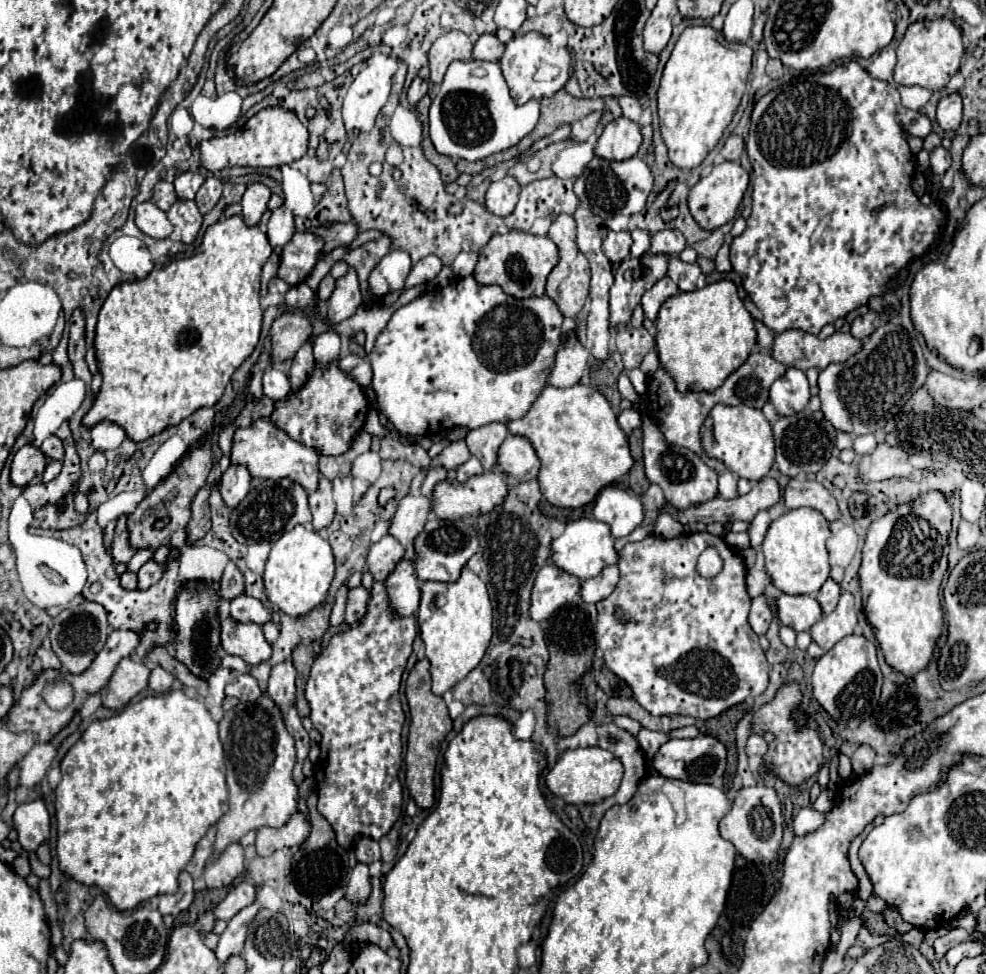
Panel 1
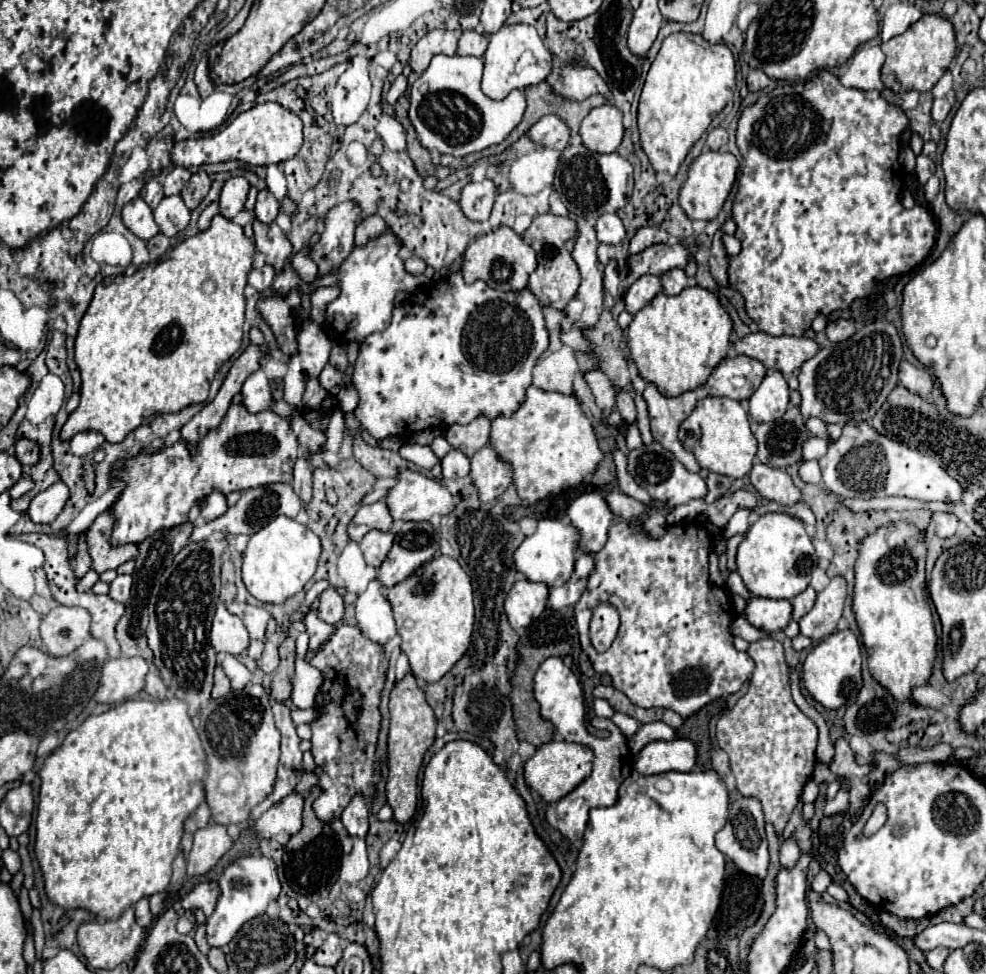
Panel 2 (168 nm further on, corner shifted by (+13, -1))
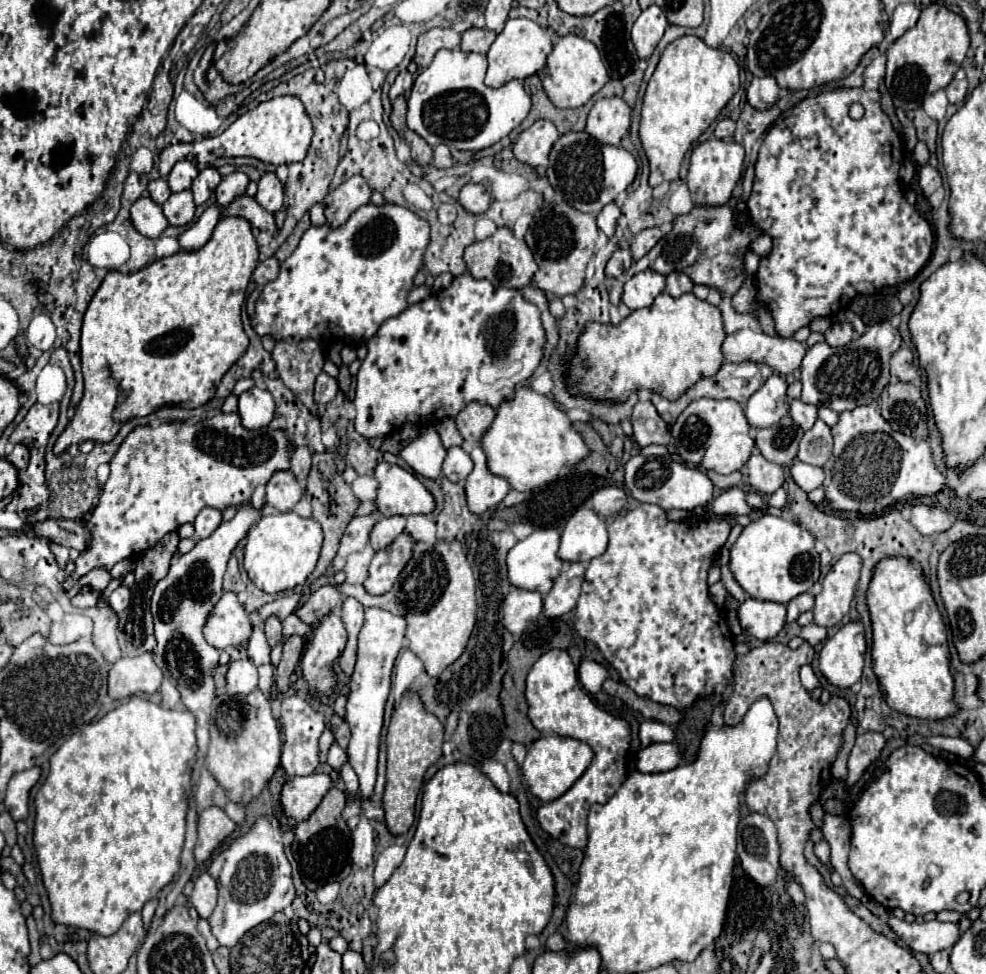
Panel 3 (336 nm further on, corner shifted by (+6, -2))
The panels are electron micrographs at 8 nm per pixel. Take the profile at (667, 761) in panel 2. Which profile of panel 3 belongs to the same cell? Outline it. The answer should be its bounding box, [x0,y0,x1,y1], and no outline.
[637,744,679,772]

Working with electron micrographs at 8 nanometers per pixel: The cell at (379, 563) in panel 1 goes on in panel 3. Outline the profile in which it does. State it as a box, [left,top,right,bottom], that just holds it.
[371,516,405,550]

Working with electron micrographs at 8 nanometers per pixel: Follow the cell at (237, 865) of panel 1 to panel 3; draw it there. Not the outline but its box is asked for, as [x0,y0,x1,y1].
[195,806,235,862]

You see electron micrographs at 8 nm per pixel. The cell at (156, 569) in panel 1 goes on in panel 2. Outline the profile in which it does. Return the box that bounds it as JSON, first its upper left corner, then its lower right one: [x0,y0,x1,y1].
[108,575,132,603]

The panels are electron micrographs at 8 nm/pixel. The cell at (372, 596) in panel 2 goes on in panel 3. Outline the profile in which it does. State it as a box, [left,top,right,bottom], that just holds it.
[347,608,405,798]

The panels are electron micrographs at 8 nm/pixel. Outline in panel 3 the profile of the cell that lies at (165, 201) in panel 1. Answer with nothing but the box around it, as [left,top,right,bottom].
[147,178,171,204]

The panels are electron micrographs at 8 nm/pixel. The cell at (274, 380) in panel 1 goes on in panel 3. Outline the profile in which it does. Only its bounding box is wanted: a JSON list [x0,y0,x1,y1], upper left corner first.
[237,388,275,430]

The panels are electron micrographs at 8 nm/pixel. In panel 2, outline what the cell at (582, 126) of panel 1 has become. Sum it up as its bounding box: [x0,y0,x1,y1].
[528,115,570,151]

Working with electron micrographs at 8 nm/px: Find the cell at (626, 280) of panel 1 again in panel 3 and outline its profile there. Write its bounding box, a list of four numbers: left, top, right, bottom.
[629,198,763,298]

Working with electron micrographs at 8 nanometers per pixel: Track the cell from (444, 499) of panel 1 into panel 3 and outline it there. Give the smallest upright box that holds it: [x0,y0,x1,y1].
[373,462,435,516]

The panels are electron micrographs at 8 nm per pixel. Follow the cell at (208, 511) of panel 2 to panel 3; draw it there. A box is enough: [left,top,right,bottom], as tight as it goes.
[193,508,221,538]

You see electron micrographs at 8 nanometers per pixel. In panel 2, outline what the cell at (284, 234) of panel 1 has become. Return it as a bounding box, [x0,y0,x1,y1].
[254,189,280,225]

